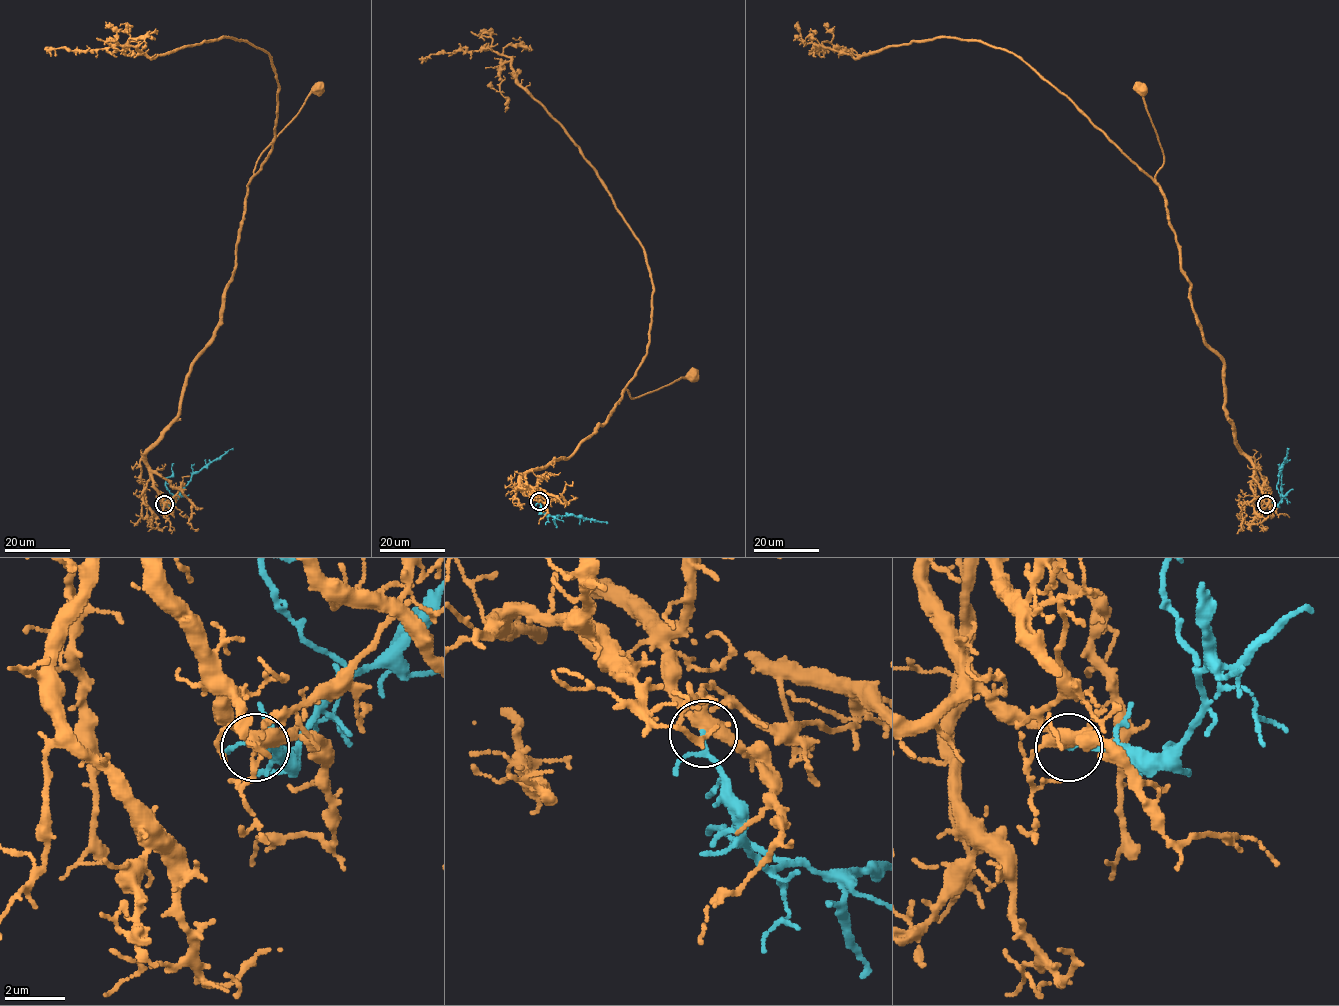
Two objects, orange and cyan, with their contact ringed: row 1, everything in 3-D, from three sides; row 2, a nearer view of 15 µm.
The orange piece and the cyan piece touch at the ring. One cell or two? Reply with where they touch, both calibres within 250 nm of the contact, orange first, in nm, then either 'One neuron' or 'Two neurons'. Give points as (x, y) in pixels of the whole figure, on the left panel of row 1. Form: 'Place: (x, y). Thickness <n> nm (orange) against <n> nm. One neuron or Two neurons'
Place: (164, 504). Thickness 380 nm (orange) against 160 nm. Two neurons

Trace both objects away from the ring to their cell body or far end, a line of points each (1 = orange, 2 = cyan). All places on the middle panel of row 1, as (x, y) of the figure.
1: (539, 501), (520, 477), (567, 459), (625, 390), (636, 398), (692, 374)
2: (539, 501), (546, 515), (581, 516), (608, 523)

